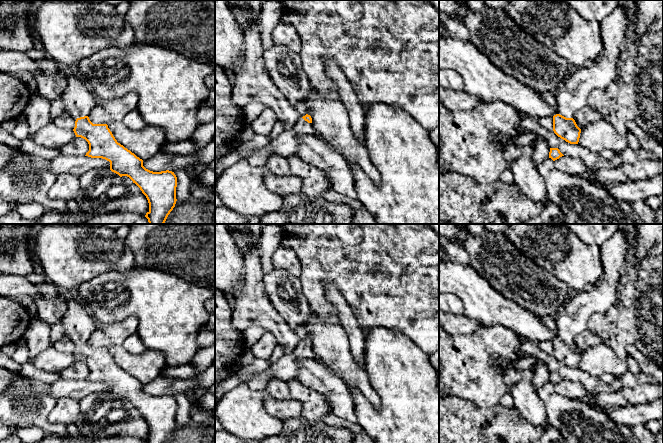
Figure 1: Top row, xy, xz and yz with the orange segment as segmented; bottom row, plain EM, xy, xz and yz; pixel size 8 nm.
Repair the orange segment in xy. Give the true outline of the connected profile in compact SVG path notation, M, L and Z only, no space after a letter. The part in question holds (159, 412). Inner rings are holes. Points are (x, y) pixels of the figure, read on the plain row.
M65 294L65 296L67 311L62 319L63 334L76 343L73 353L76 361L85 363L89 368L89 375L85 380L109 385L112 396L120 401L129 401L140 412L149 427L149 435L145 439L147 443L167 443L177 425L177 401L174 396L169 394L153 396L146 393L142 383L117 366L107 348L93 348L88 339L97 328L94 318L72 294Z

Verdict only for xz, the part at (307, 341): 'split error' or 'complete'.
split error

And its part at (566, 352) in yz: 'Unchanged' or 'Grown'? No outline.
Grown

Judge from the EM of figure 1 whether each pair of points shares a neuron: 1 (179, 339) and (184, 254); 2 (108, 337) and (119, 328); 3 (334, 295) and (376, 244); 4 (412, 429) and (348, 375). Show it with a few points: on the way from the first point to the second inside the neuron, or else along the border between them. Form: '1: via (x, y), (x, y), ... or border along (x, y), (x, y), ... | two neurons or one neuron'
1: border along (161, 270), (173, 273), (191, 283), (204, 287) | two neurons
2: via (111, 334), (116, 331) | one neuron
3: border along (328, 282), (337, 287), (352, 310) | two neurons
4: border along (368, 380), (378, 396), (378, 408) | two neurons

